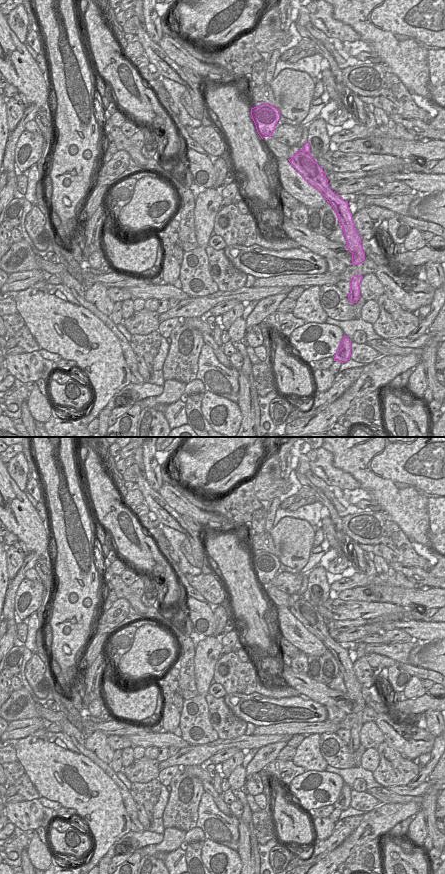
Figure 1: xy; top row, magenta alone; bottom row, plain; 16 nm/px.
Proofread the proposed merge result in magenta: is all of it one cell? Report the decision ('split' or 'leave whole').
leave whole

